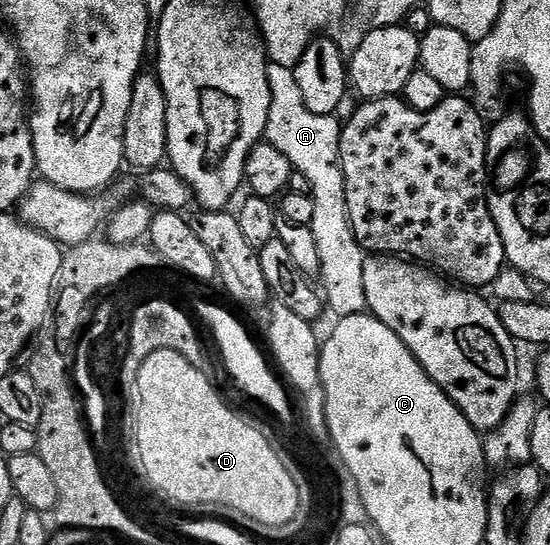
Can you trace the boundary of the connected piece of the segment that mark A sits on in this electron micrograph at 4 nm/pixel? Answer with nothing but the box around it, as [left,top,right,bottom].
[264,64,367,317]

